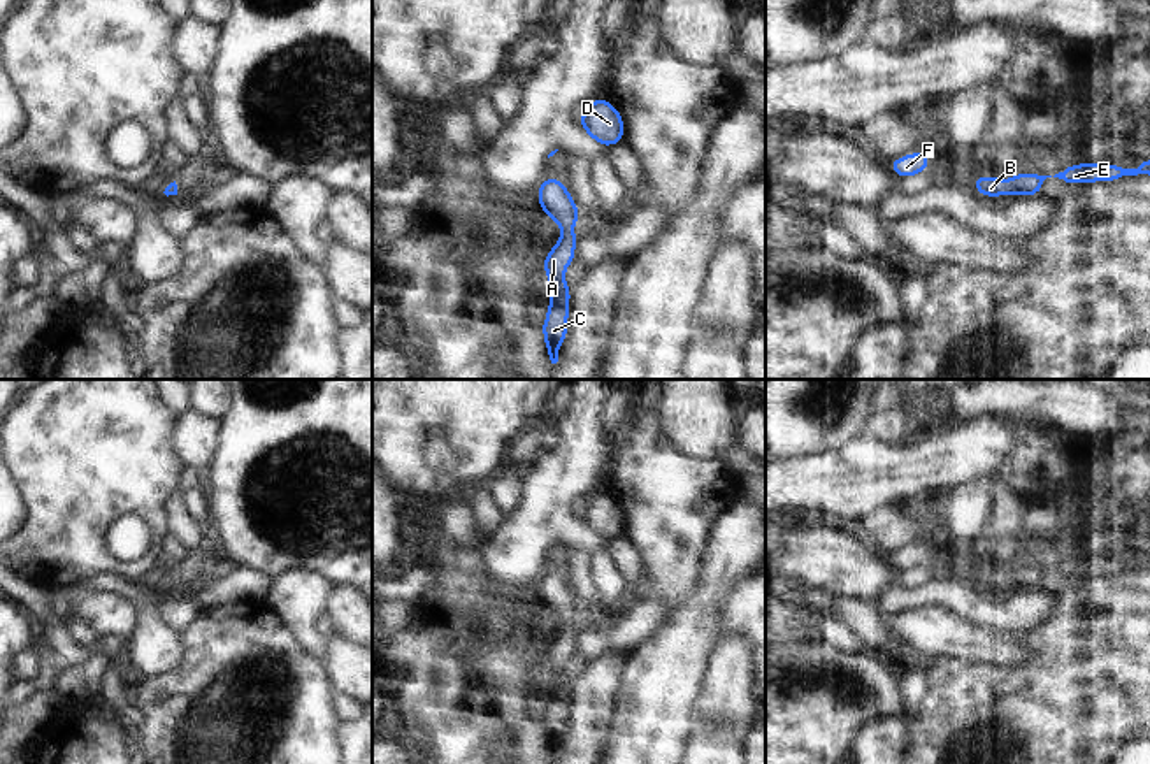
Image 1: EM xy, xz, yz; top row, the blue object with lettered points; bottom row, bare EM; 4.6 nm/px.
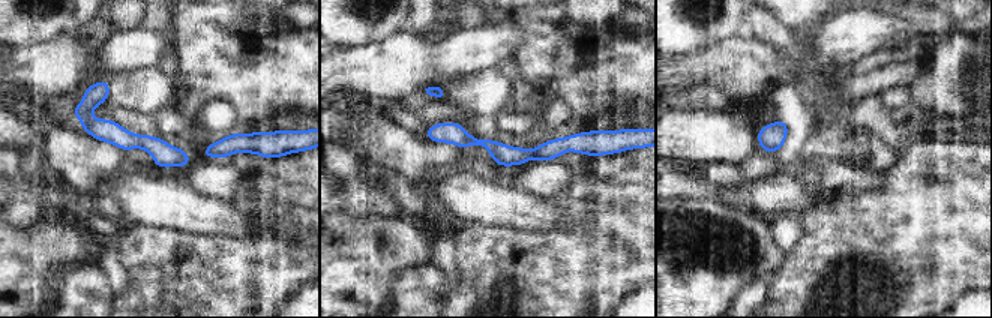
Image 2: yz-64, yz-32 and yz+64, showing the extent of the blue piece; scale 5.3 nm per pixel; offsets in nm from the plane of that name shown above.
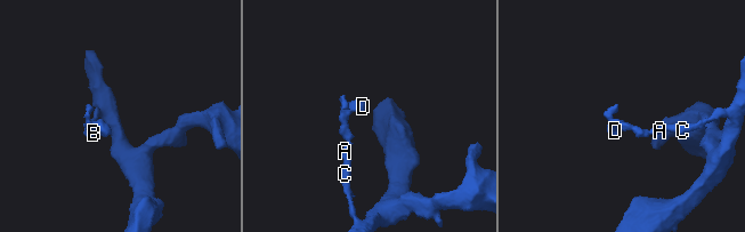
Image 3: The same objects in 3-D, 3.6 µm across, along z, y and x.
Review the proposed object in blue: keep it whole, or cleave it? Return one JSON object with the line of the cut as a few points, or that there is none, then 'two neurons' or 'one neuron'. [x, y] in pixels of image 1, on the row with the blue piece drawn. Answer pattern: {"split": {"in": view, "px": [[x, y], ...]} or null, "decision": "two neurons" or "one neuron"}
{"split": null, "decision": "one neuron"}

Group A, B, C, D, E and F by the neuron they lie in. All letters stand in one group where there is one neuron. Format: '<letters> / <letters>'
A B C D E F

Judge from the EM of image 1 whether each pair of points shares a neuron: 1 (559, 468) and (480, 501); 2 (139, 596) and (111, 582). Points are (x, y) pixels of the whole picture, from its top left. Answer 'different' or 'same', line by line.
1: different
2: same

